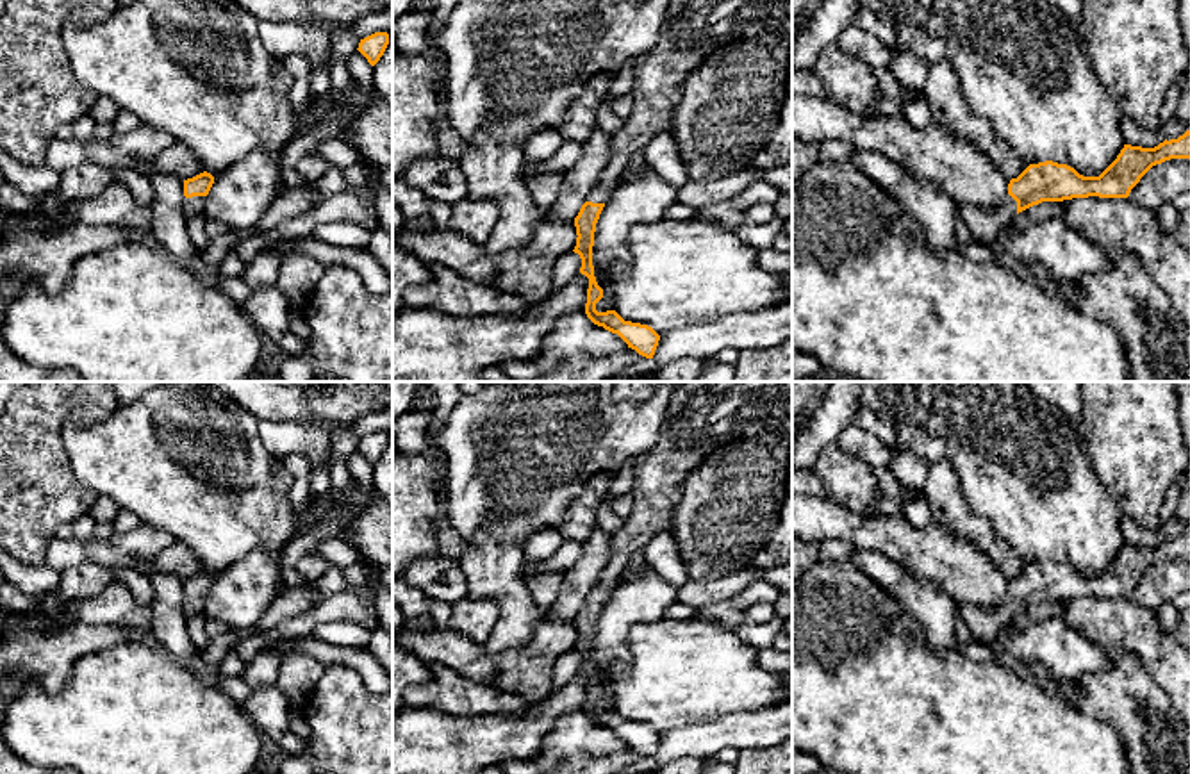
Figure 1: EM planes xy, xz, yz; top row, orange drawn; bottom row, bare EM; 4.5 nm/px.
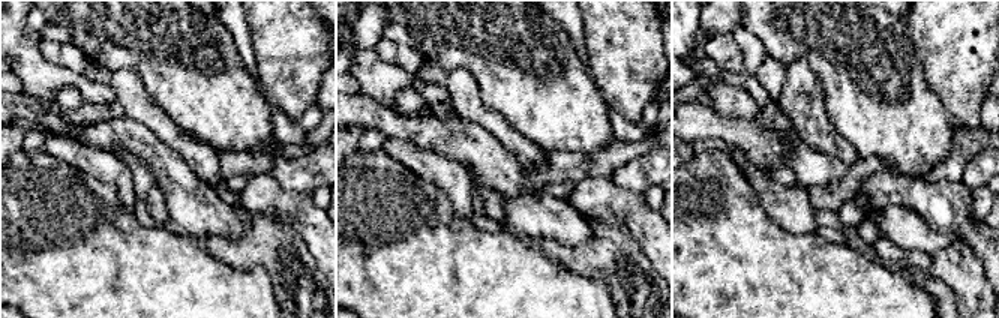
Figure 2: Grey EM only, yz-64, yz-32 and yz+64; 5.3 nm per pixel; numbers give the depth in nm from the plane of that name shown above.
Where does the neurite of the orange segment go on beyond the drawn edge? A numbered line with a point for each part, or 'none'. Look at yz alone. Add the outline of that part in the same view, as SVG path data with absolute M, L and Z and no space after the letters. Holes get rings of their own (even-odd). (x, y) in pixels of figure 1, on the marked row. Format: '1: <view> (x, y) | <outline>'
1: yz (983, 223) | M1008 194L1004 202L994 209L978 205L958 207L958 216L963 226L974 235L974 239L985 246L992 246L997 241L999 228L1006 225L1017 214L1017 202Z

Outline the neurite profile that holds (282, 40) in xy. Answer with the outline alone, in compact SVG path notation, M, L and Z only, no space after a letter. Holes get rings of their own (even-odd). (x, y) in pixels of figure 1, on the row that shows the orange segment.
M259 21L262 45L278 59L300 54L309 61L310 91L319 96L330 91L330 39L321 30L298 21Z

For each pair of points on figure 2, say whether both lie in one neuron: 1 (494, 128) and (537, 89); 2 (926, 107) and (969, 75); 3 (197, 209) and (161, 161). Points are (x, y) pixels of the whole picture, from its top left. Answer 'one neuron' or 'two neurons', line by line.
1: two neurons
2: two neurons
3: one neuron

